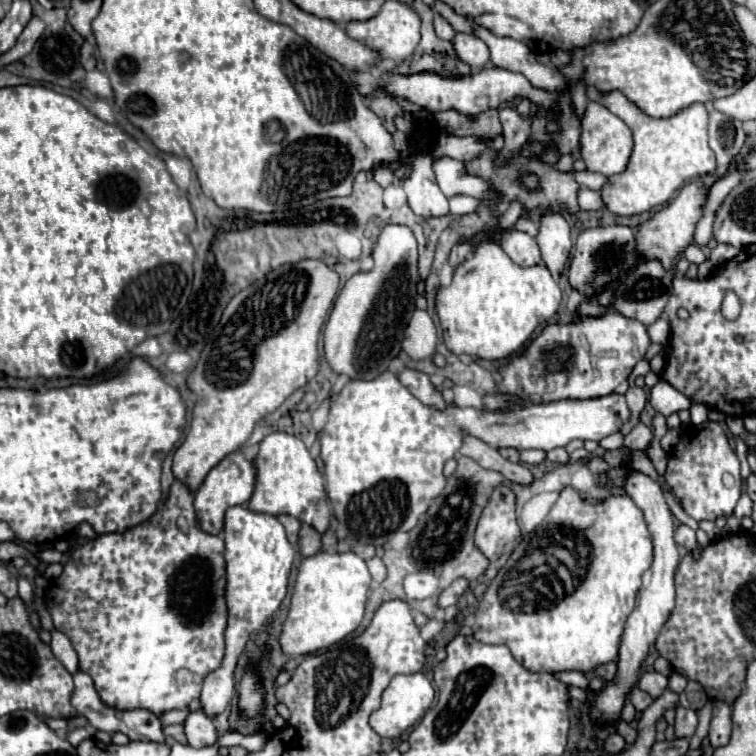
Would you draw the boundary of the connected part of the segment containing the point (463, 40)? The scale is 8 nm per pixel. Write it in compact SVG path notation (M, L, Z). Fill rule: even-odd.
M455 34L455 52L471 68L483 68L489 62L489 48L473 34Z

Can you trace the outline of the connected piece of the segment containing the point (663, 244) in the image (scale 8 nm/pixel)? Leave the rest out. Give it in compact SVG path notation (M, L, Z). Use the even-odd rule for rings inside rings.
M731 166L717 168L715 174L705 176L701 182L691 182L691 184L687 184L687 186L679 192L679 196L677 196L673 202L669 202L669 204L667 204L663 210L659 210L651 220L647 220L647 222L639 228L639 232L637 232L637 250L639 250L639 254L643 254L645 258L657 258L657 260L661 260L663 266L665 266L665 270L669 270L673 258L675 258L679 252L683 252L683 250L691 244L691 240L693 240L695 224L701 220L703 208L705 208L705 204L707 204L705 194L707 194L709 188L713 186L713 182L719 180L729 168L731 168Z

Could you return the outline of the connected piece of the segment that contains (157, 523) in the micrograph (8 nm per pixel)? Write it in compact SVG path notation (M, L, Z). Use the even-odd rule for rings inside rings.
M181 480L173 482L173 486L169 490L169 498L161 506L161 510L157 514L153 514L147 522L135 526L133 530L127 530L123 536L101 534L95 540L87 540L85 544L81 544L79 548L73 550L71 558L63 566L61 576L55 578L47 586L43 598L45 598L47 610L49 610L51 618L53 618L55 630L63 632L71 640L71 644L73 644L73 648L75 648L75 652L79 656L79 670L93 678L95 688L97 688L99 696L103 698L103 702L107 706L115 706L119 710L145 708L145 710L151 710L155 714L163 714L167 710L187 708L191 700L199 698L205 676L209 672L213 672L221 664L223 652L225 652L223 632L225 632L225 626L227 626L227 606L225 606L225 596L223 596L223 588L225 588L225 558L223 558L223 552L225 552L223 538L207 534L207 532L203 532L199 528L197 516L195 516L195 510L193 510L193 492ZM179 518L185 518L187 530L179 528Z

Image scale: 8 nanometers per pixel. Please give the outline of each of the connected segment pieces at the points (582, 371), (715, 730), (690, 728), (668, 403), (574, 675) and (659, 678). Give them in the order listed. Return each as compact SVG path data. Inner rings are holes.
M605 312L601 316L581 316L571 322L547 324L543 332L529 344L529 348L509 362L497 368L501 380L497 388L501 394L521 396L533 404L549 404L559 400L591 400L611 394L623 380L629 378L631 368L643 360L649 348L649 336L641 322L625 318L615 312ZM553 344L571 344L575 348L575 358L571 366L563 372L545 374L541 362L541 352Z
M717 702L713 708L713 718L711 718L711 730L709 730L709 740L713 748L725 746L731 736L731 706L725 702Z
M677 706L675 716L675 738L691 738L697 728L697 712Z
M659 380L649 394L649 402L651 406L661 412L663 416L669 416L673 412L681 412L681 410L689 410L691 408L691 400L687 396L683 396L681 392L677 392L669 382Z
M565 671L553 673L553 675L570 686L580 687L581 689L586 689L589 686L589 680L582 672Z
M645 672L639 680L639 688L649 692L653 698L659 698L667 688L667 678L659 672Z

